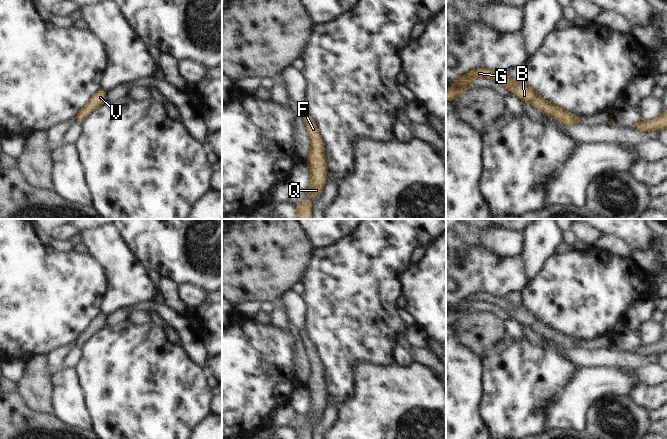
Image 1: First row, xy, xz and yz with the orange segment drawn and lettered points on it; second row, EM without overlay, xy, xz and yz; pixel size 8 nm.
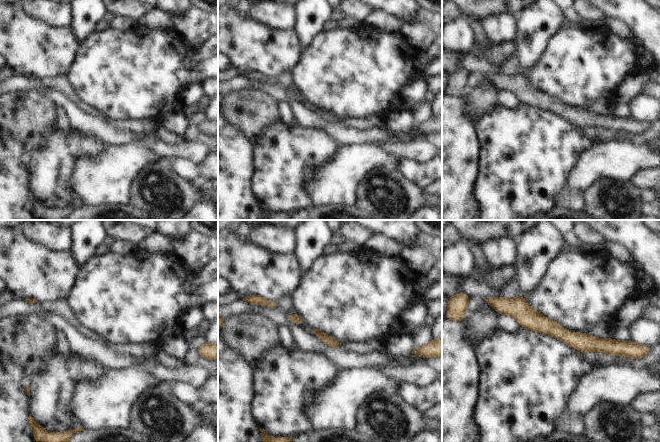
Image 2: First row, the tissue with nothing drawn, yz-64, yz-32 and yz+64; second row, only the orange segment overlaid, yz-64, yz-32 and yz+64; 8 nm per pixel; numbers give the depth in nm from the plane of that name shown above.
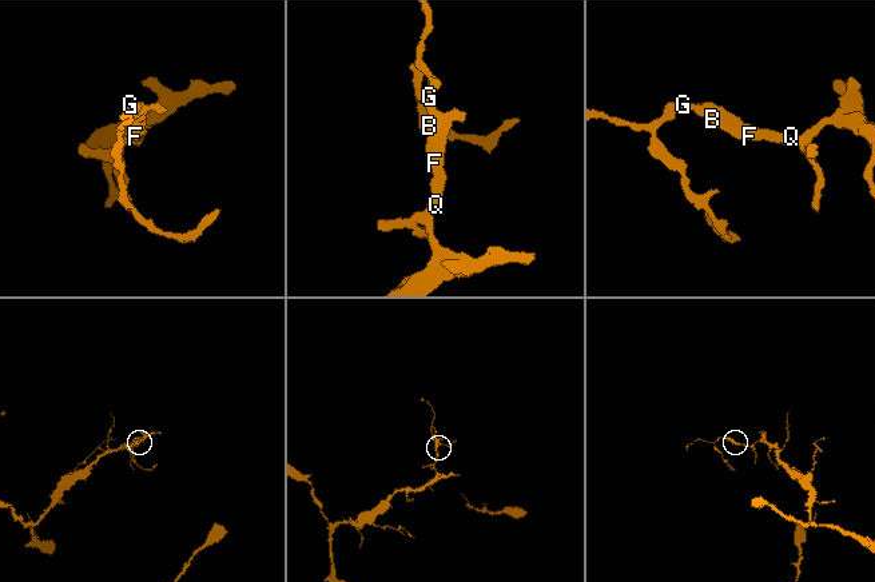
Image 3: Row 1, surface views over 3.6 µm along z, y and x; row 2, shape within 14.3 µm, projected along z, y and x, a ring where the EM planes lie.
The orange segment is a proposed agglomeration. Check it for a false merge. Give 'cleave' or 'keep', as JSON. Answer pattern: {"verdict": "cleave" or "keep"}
{"verdict": "keep"}

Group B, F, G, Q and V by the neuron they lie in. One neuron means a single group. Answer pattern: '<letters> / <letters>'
B F G Q V

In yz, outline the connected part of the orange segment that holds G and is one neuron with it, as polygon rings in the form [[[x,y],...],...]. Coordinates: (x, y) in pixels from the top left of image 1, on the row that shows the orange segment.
[[[489,68],[471,70],[466,75],[454,81],[455,84],[446,90],[446,101],[453,101],[462,93],[466,92],[472,85],[472,79],[476,77],[498,81],[508,90],[512,91],[514,95],[517,95],[523,102],[531,104],[543,114],[555,118],[565,126],[581,123],[583,116],[573,116],[571,112],[552,104],[548,100],[540,98],[523,79],[513,81],[506,74],[497,73]]]

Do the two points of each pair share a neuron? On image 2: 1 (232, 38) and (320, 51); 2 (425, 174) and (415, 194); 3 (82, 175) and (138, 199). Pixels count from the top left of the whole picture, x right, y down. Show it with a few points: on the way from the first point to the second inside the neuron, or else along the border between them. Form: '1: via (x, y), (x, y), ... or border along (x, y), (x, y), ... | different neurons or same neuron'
1: border along (302, 51), (299, 61), (292, 72) | different neurons
2: border along (400, 173), (422, 190) | different neurons
3: border along (138, 174), (131, 185), (130, 201), (128, 203) | different neurons

